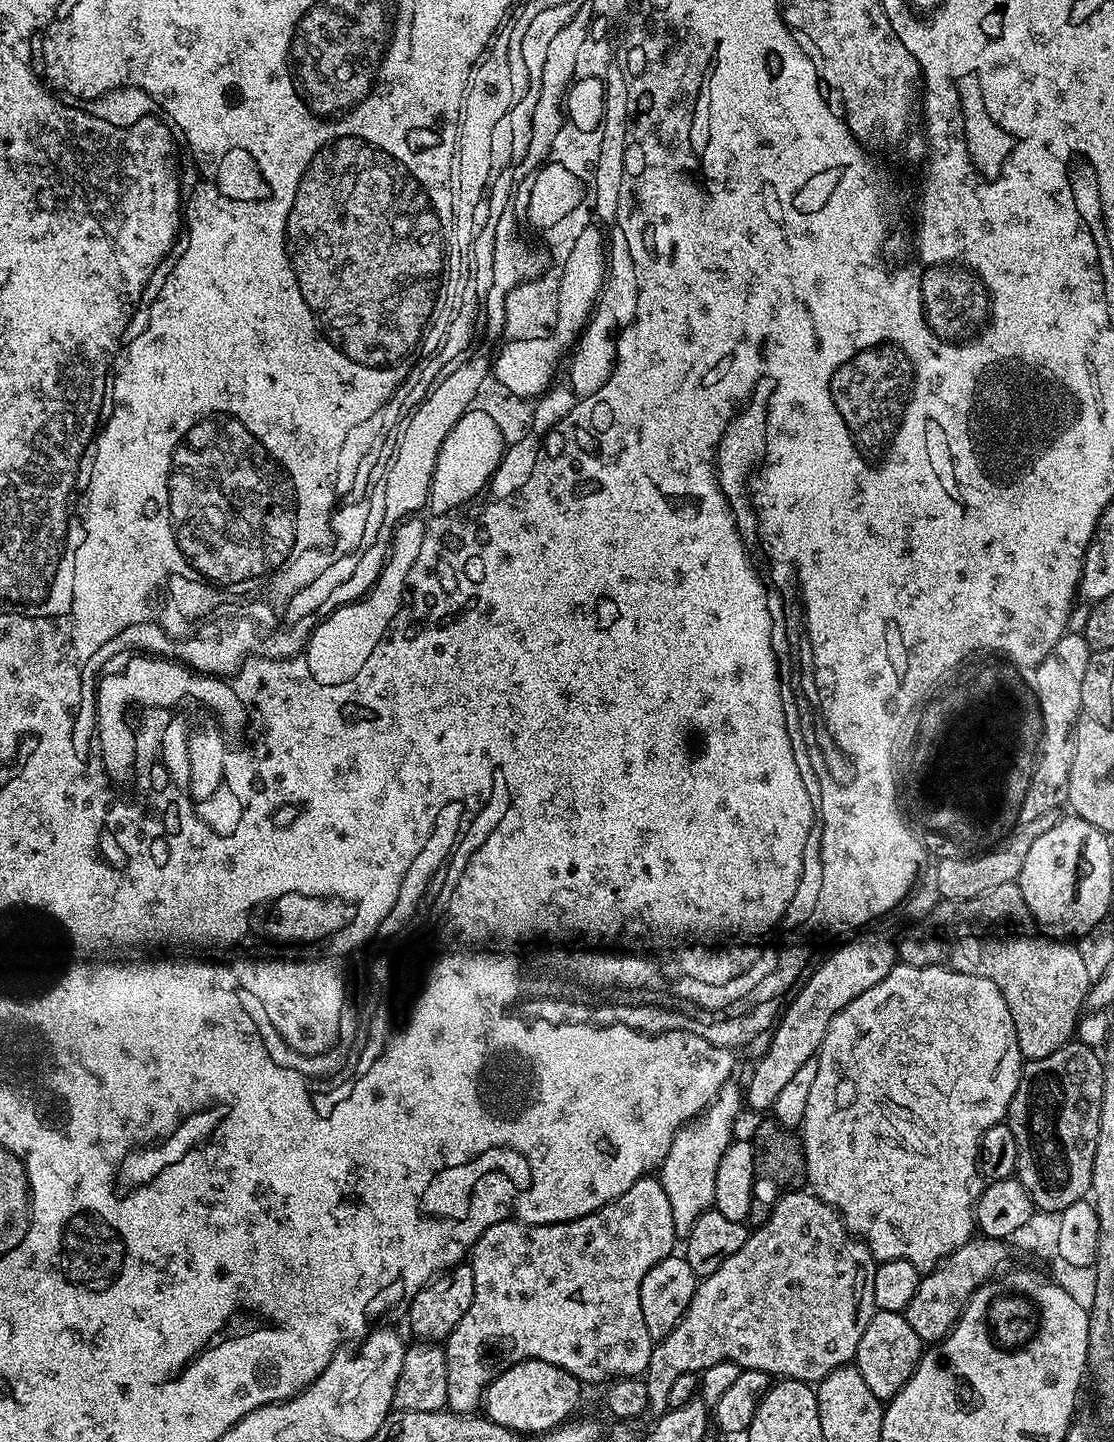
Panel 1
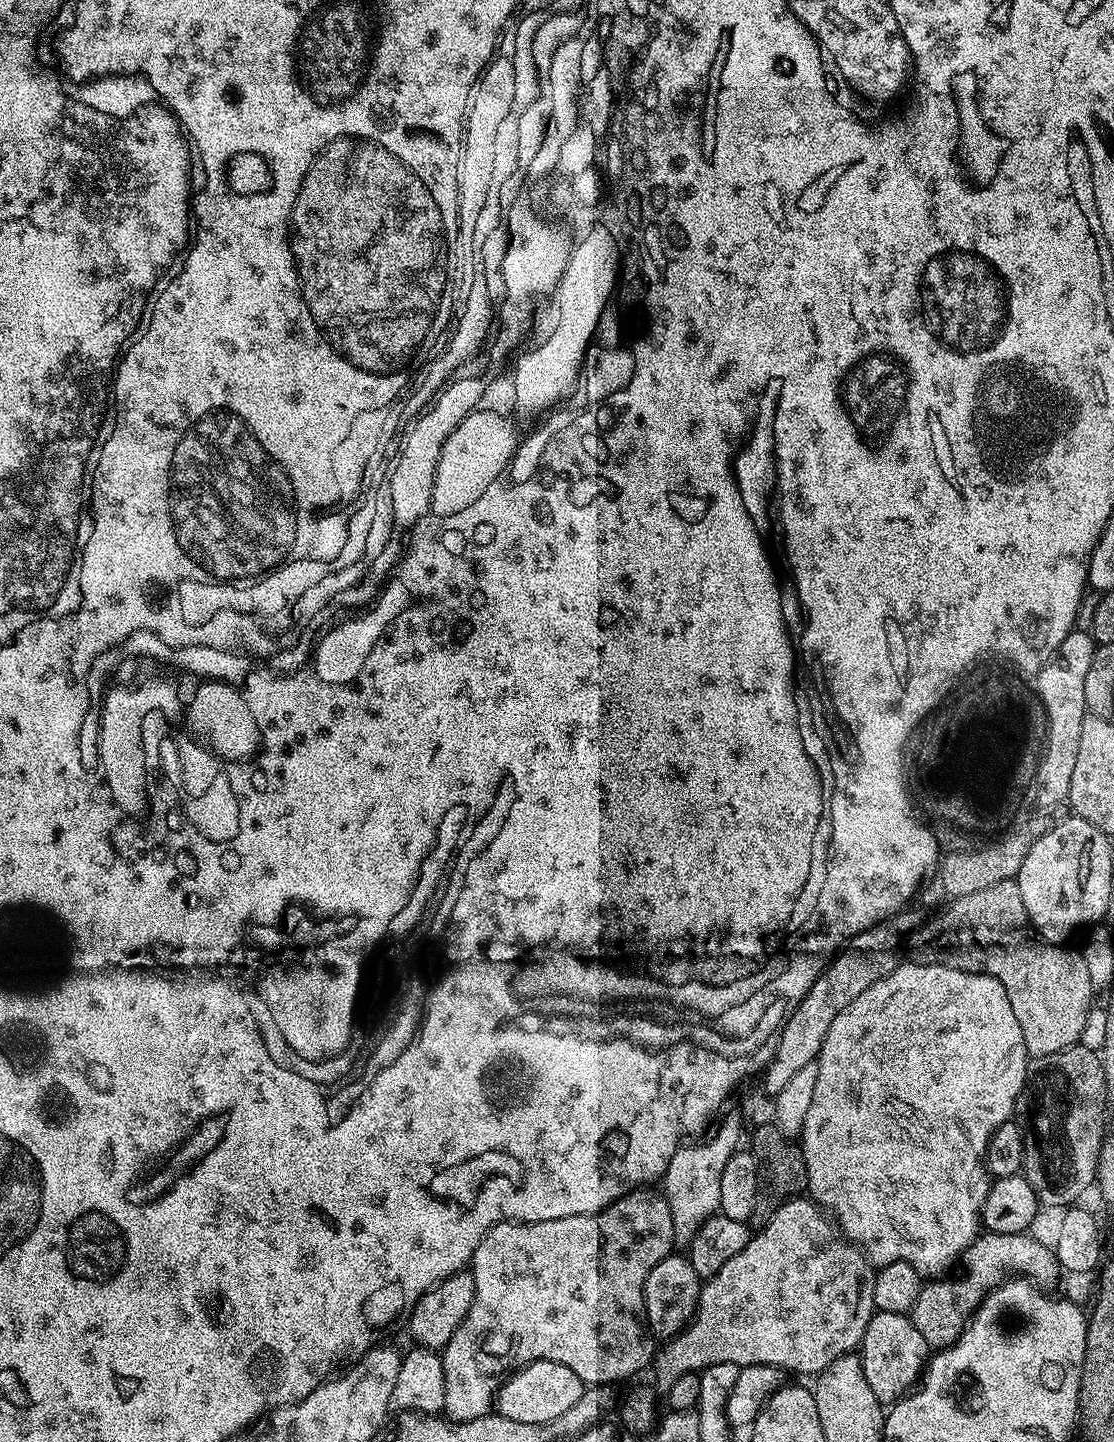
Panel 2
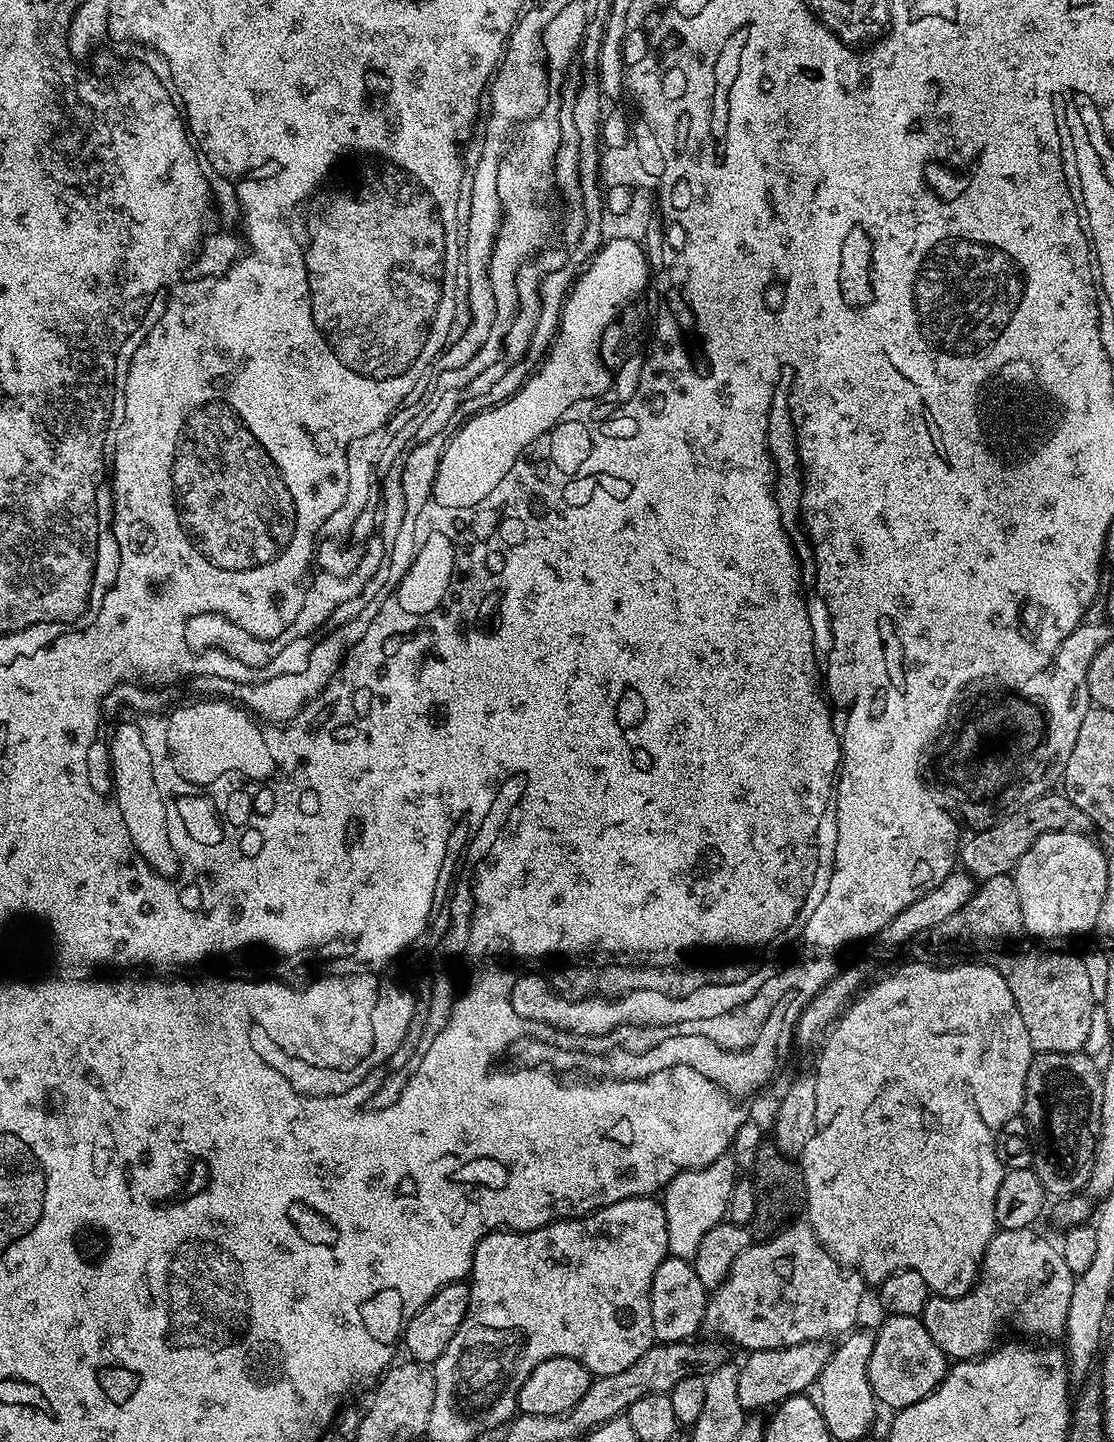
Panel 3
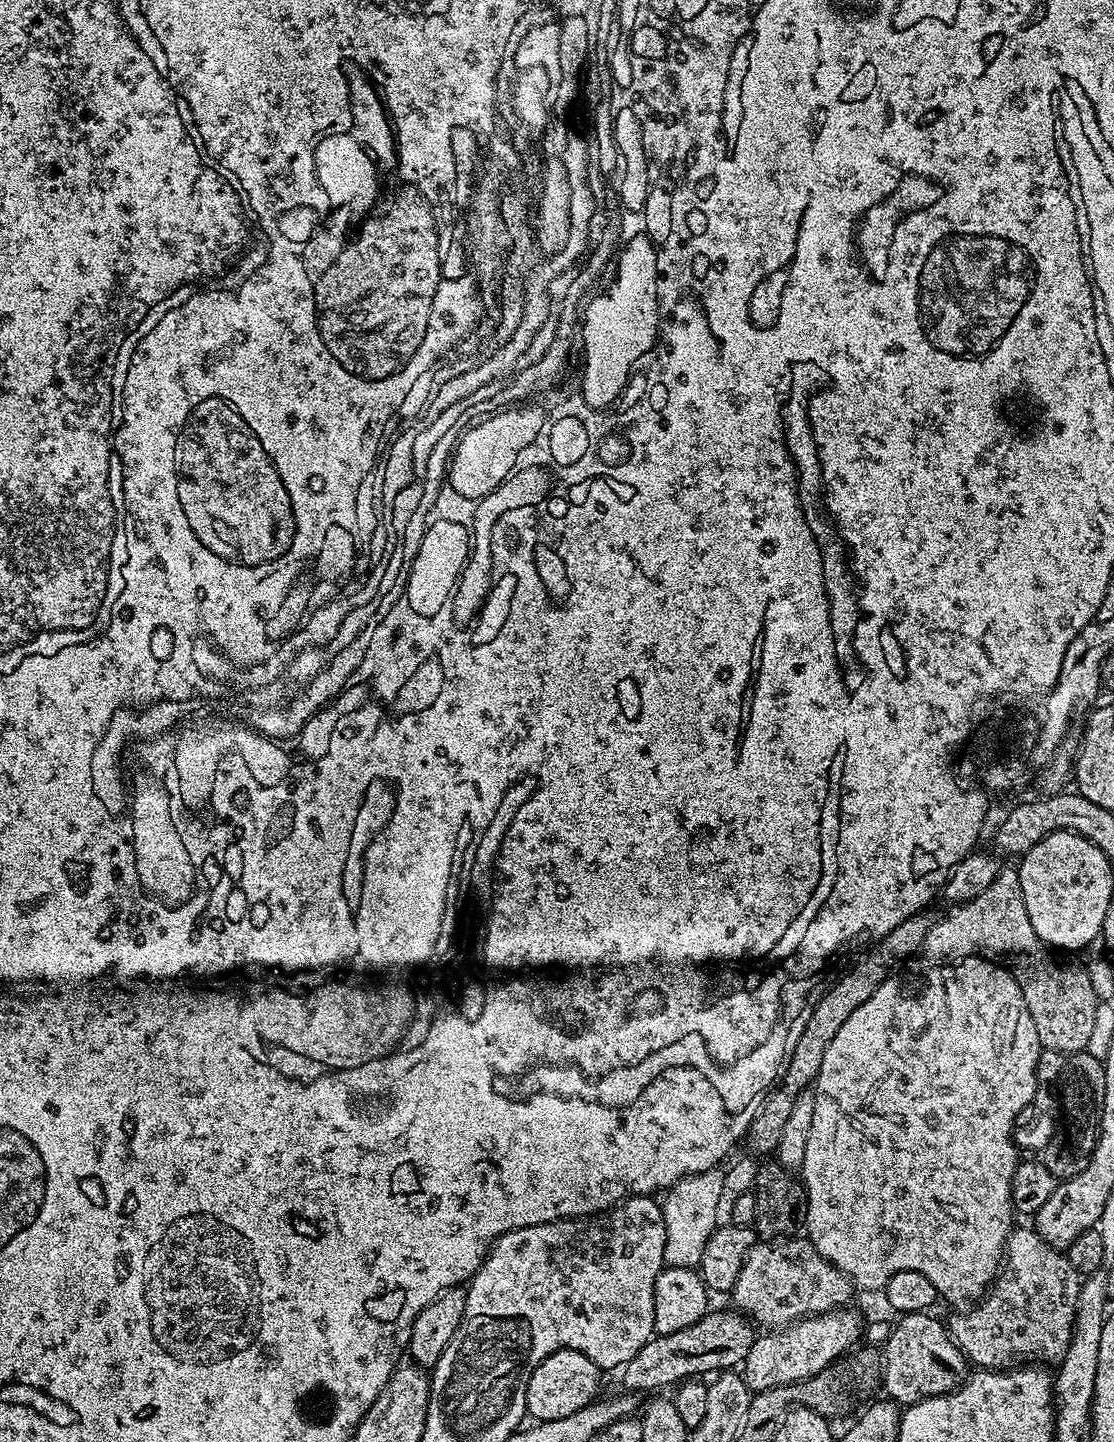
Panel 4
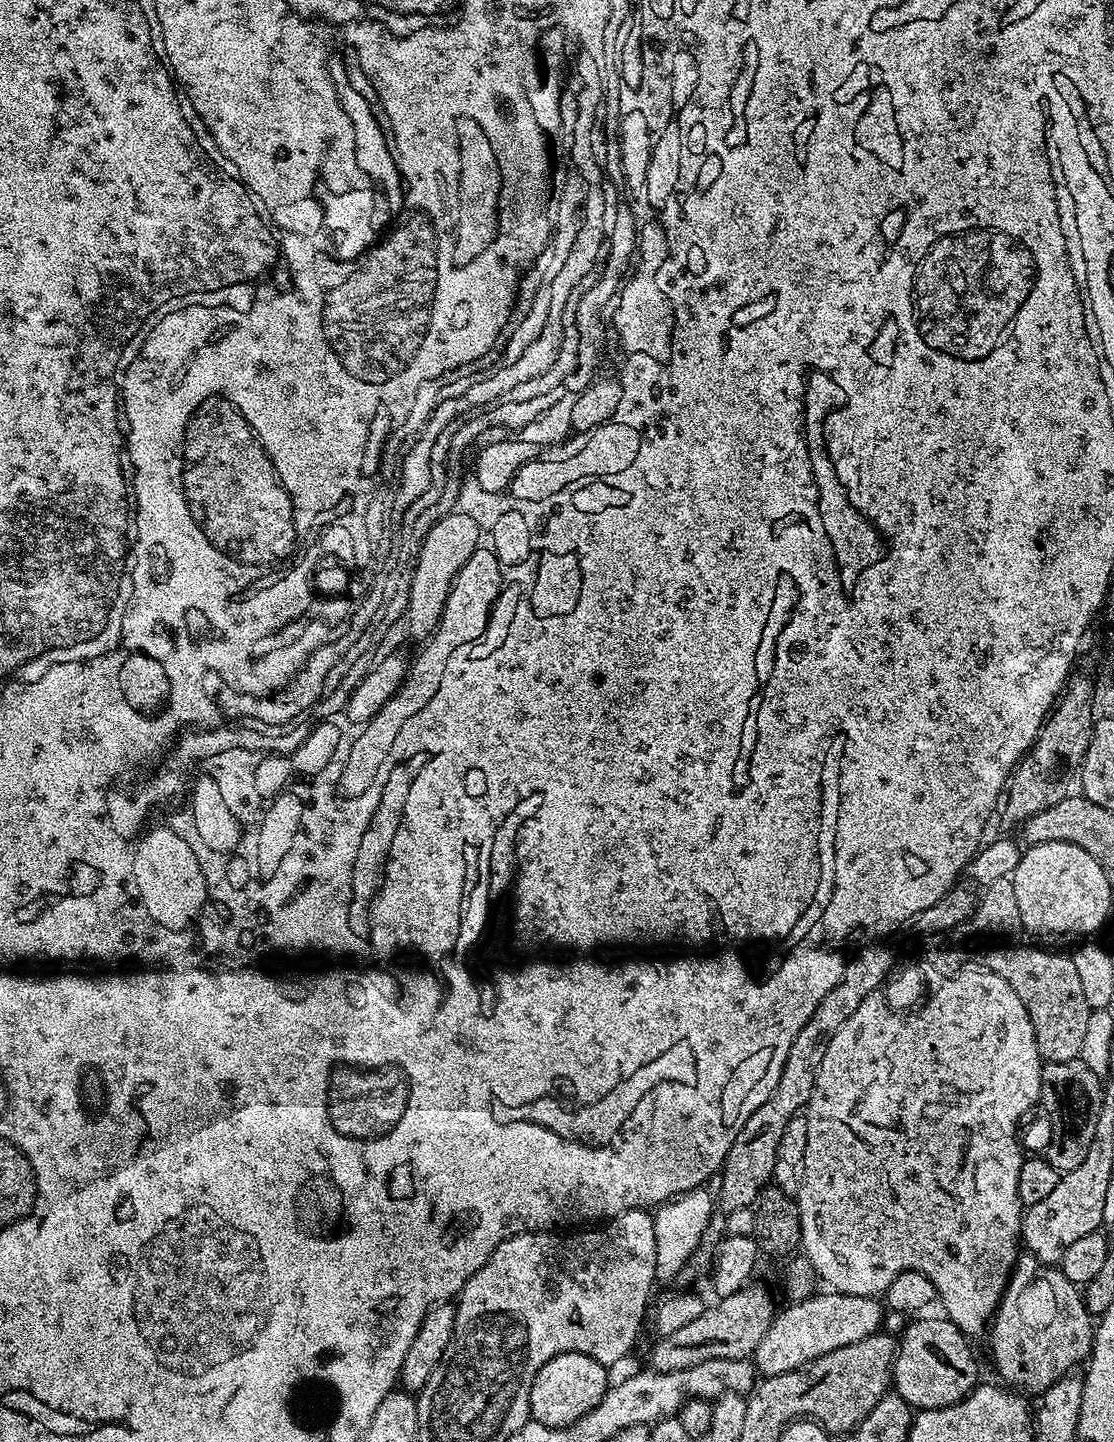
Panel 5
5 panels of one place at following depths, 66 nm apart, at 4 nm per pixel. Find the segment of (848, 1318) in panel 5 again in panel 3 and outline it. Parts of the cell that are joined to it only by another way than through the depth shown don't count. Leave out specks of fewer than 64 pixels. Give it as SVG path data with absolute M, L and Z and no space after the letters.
M811 1340L798 1346L771 1348L761 1352L749 1352L739 1365L738 1402L746 1410L760 1410L782 1403L790 1396L798 1396L809 1391L817 1383L819 1374L828 1360L830 1348L827 1343Z

